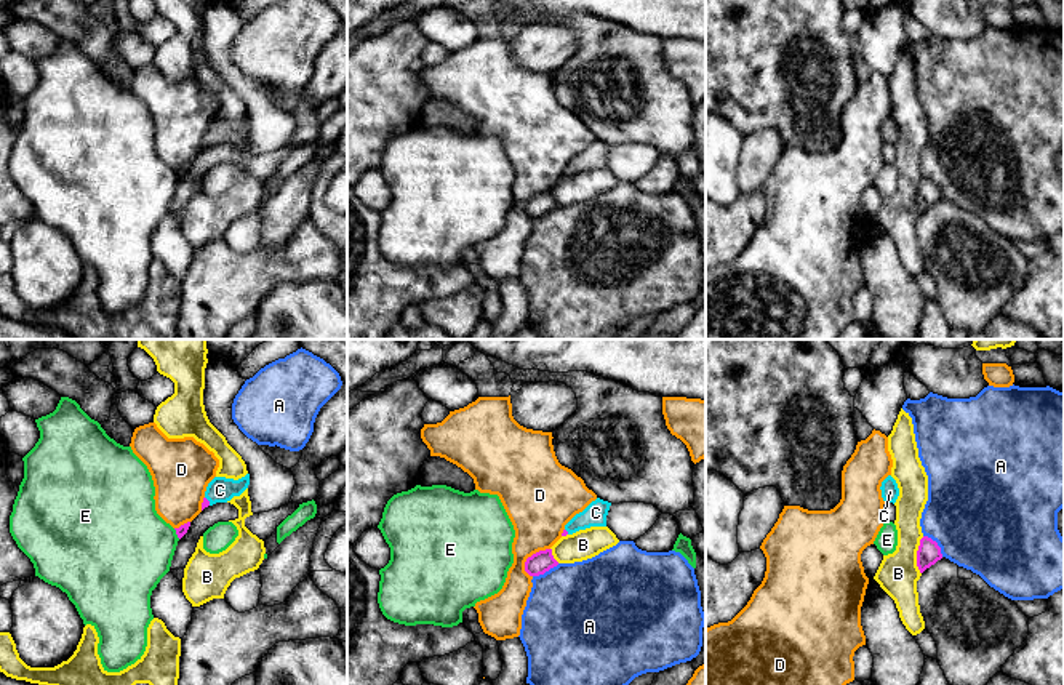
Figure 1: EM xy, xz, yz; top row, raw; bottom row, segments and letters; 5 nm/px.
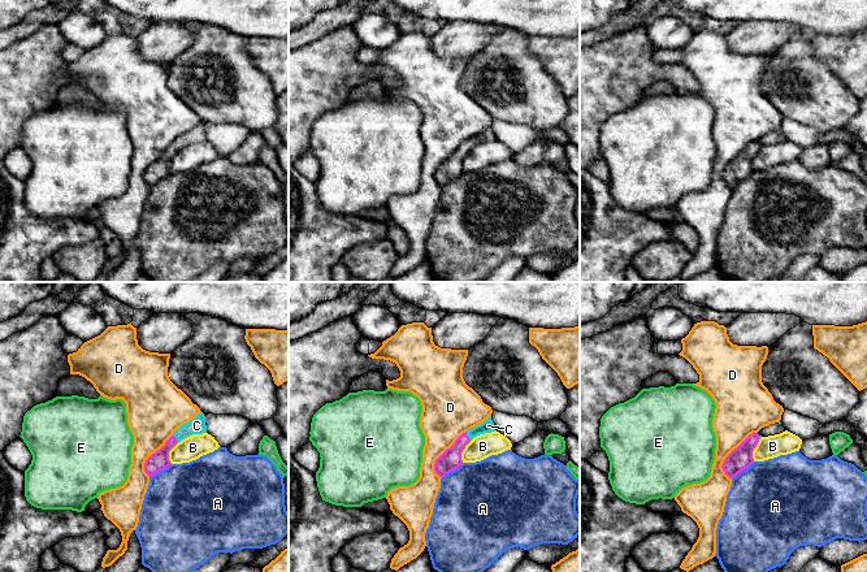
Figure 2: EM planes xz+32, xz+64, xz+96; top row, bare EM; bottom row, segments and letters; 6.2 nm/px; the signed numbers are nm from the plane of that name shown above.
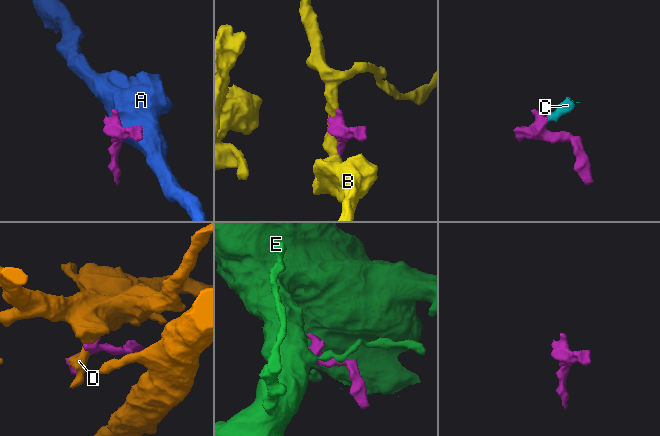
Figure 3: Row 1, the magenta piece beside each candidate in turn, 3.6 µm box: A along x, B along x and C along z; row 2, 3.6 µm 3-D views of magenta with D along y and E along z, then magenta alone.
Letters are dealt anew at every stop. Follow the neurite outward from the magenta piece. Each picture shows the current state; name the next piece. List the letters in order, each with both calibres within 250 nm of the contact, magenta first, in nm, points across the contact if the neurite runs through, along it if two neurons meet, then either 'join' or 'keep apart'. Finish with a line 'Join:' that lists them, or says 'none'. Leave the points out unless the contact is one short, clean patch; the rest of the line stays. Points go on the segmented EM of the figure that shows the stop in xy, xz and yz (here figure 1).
A: 120 nm thick on the magenta side, 500 nm on the other; keep apart
B: 120 nm thick on the magenta side, 200 nm on the other; keep apart
C: 40 nm thick on the magenta side, 130 nm on the other; runs through xy (205, 503), (208, 501), (220, 490); join
D: 110 nm thick on the magenta side, 300 nm on the other; keep apart
E: 50 nm thick on the magenta side, 440 nm on the other; keep apart
Join: C

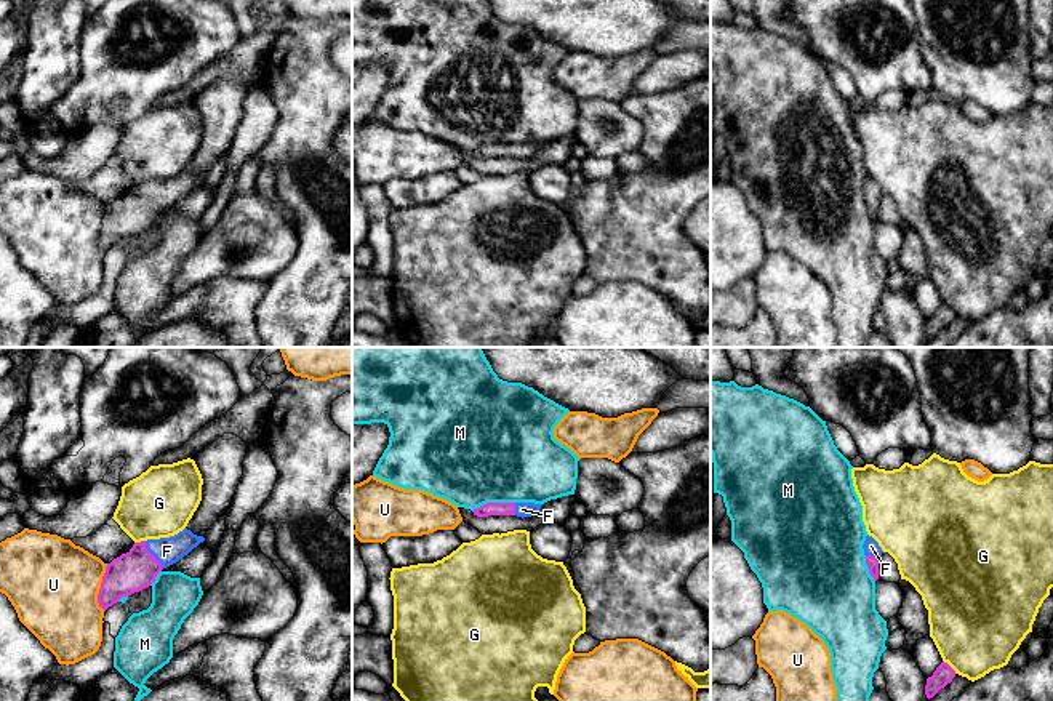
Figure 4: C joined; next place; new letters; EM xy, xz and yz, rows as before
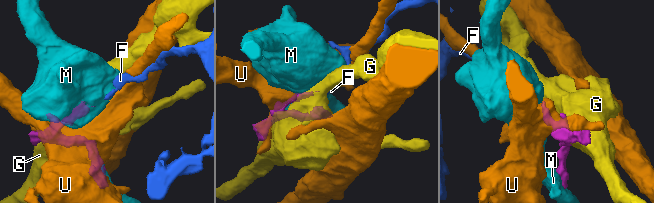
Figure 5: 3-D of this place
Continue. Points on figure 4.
F: 200 nm thick on the magenta side, 140 nm on the other; runs through xy (132, 572), (152, 556), (167, 551); join
G: 90 nm thick on the magenta side, 460 nm on the other; keep apart
M: 70 nm thick on the magenta side, 500 nm on the other; border along xz (514, 501), (487, 501), (472, 511); keep apart
U: 200 nm thick on the magenta side, 460 nm on the other; keep apart
Join: F

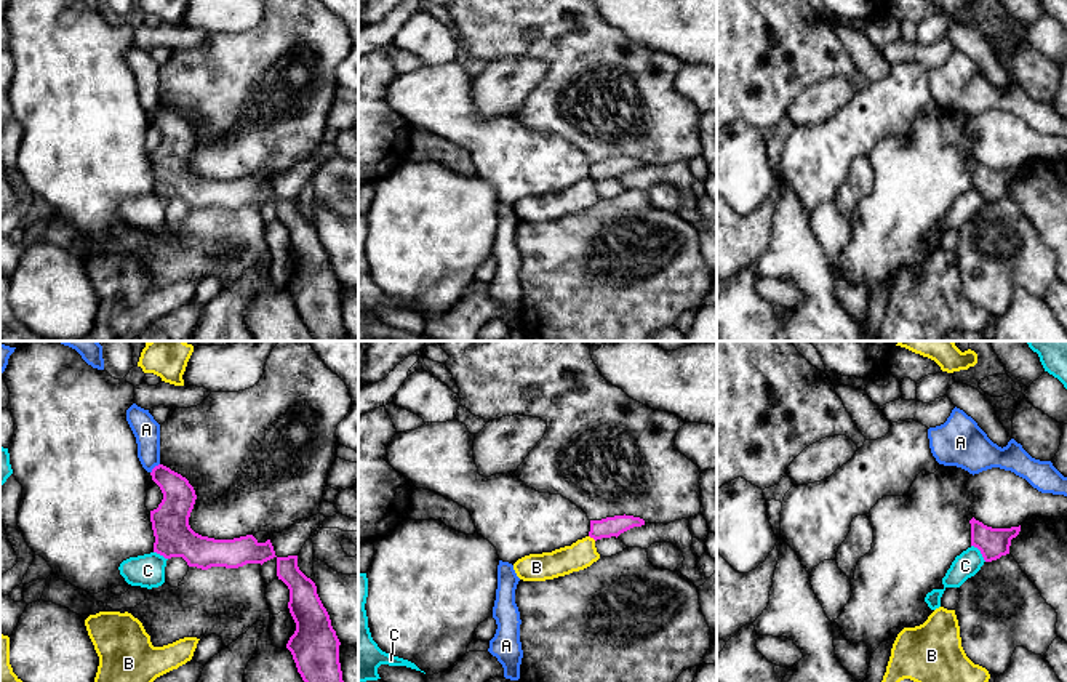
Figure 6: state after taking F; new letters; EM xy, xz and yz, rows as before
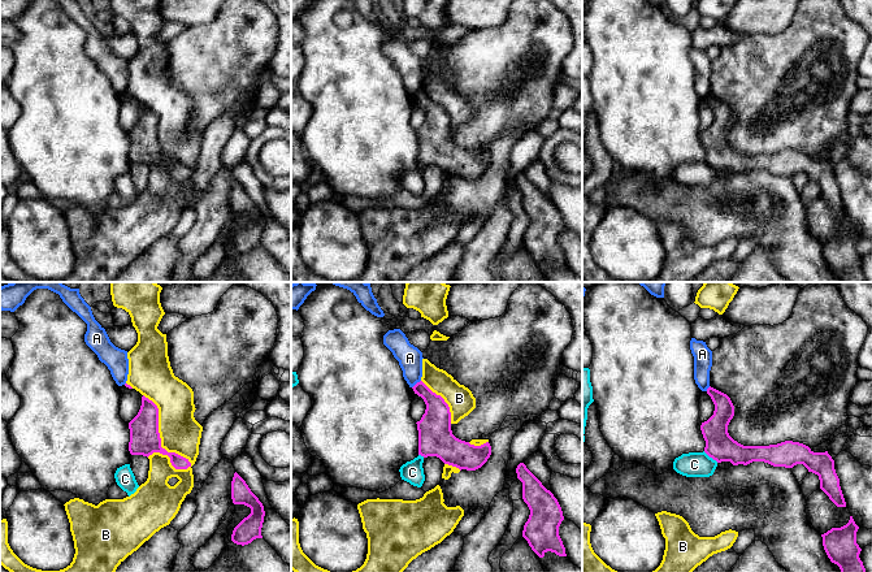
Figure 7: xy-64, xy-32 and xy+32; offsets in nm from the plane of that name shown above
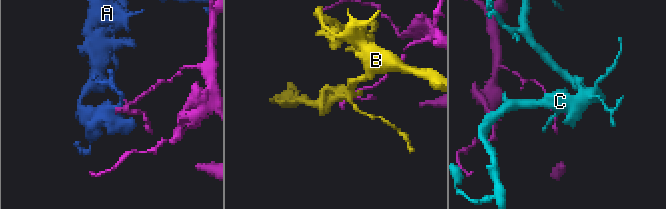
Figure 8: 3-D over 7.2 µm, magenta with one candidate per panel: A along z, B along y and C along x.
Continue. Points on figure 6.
A: 170 nm thick on the magenta side, 140 nm on the other; border along xy (159, 463), (151, 473); keep apart
B: 100 nm thick on the magenta side, 140 nm on the other; keep apart
C: 150 nm thick on the magenta side, 130 nm on the other; border along yz (971, 545), (986, 561); keep apart
Join: none

